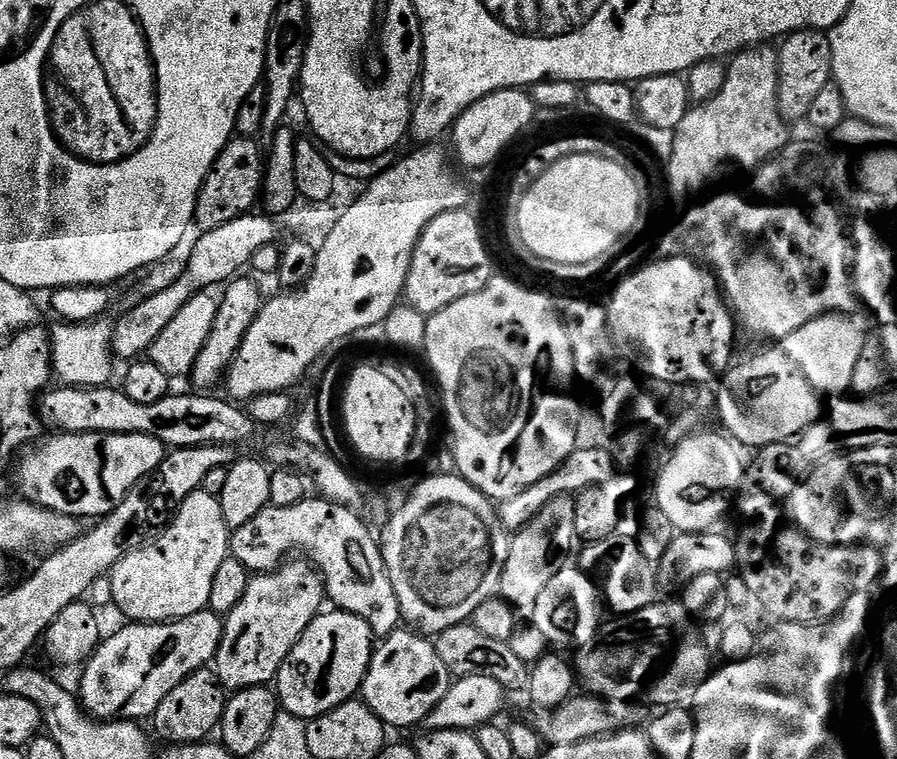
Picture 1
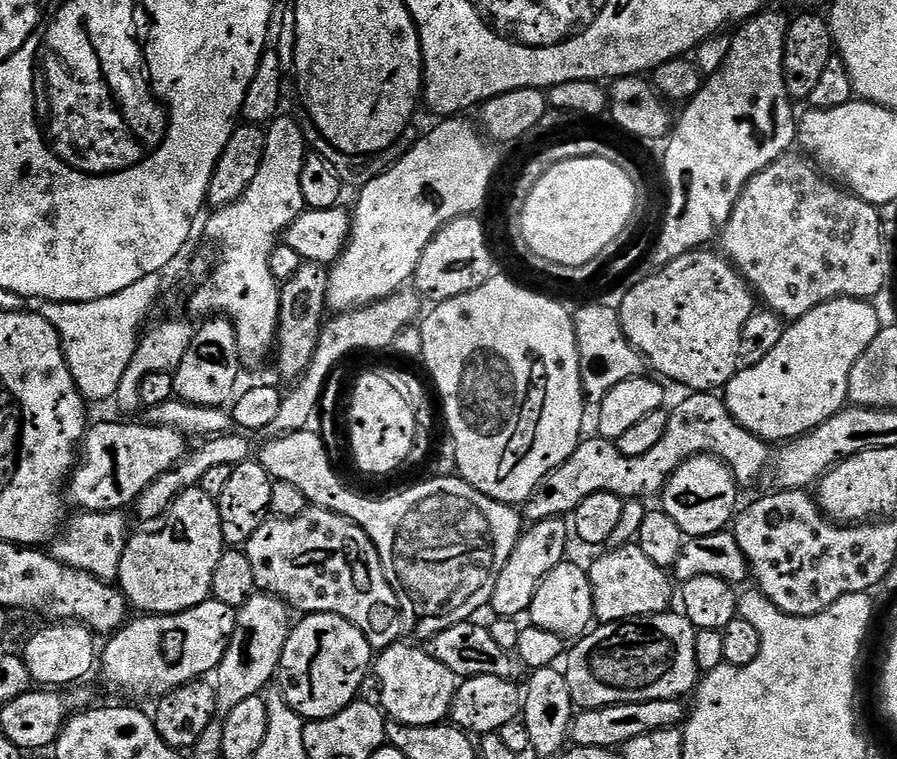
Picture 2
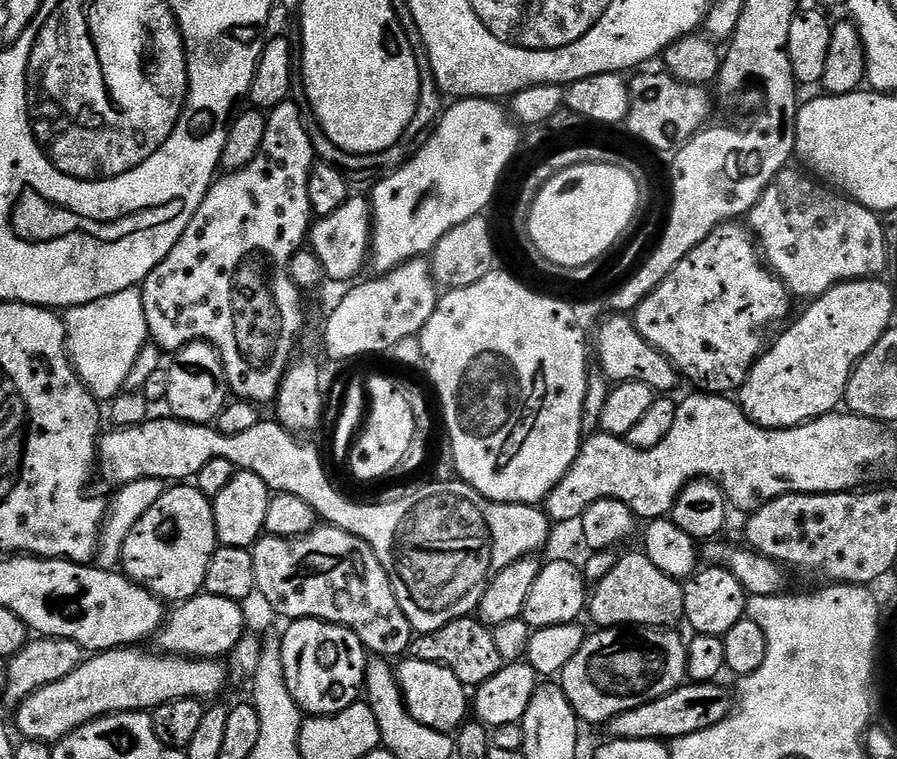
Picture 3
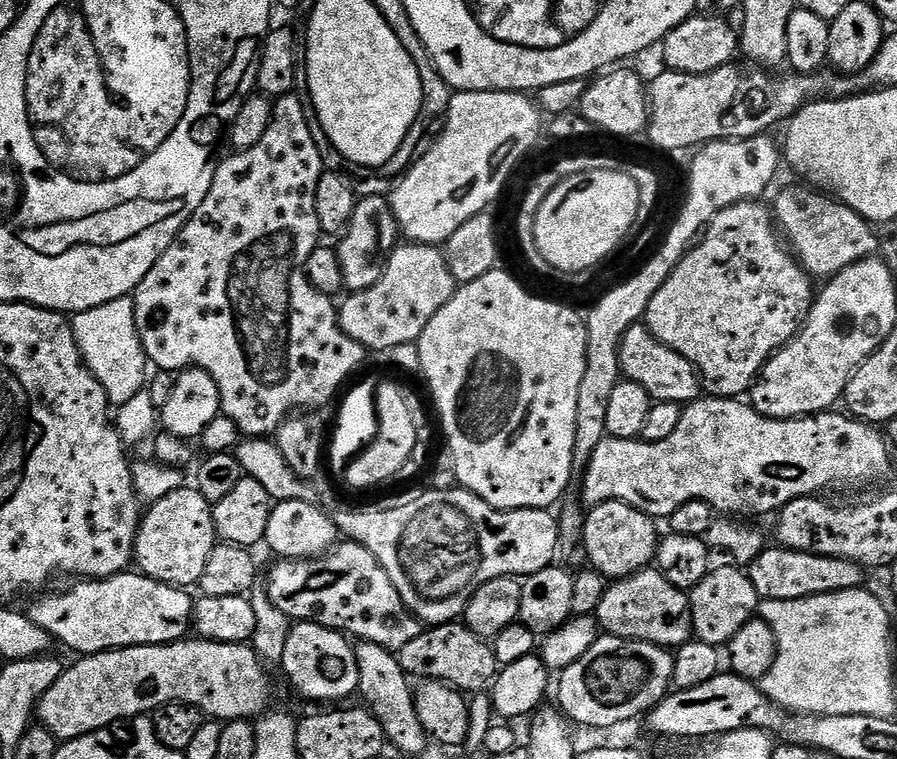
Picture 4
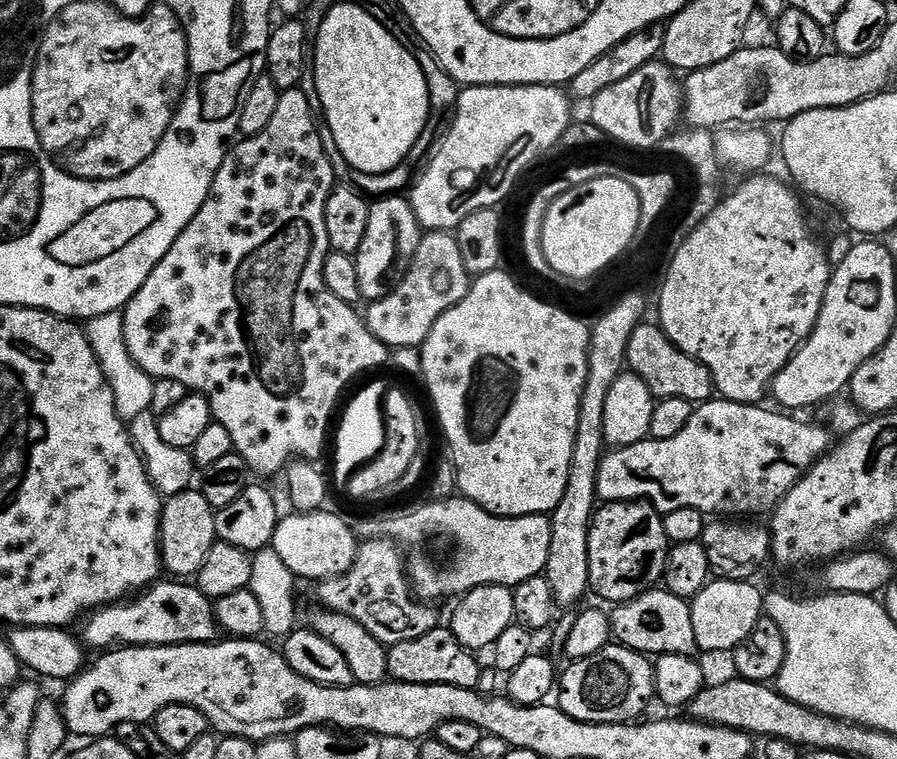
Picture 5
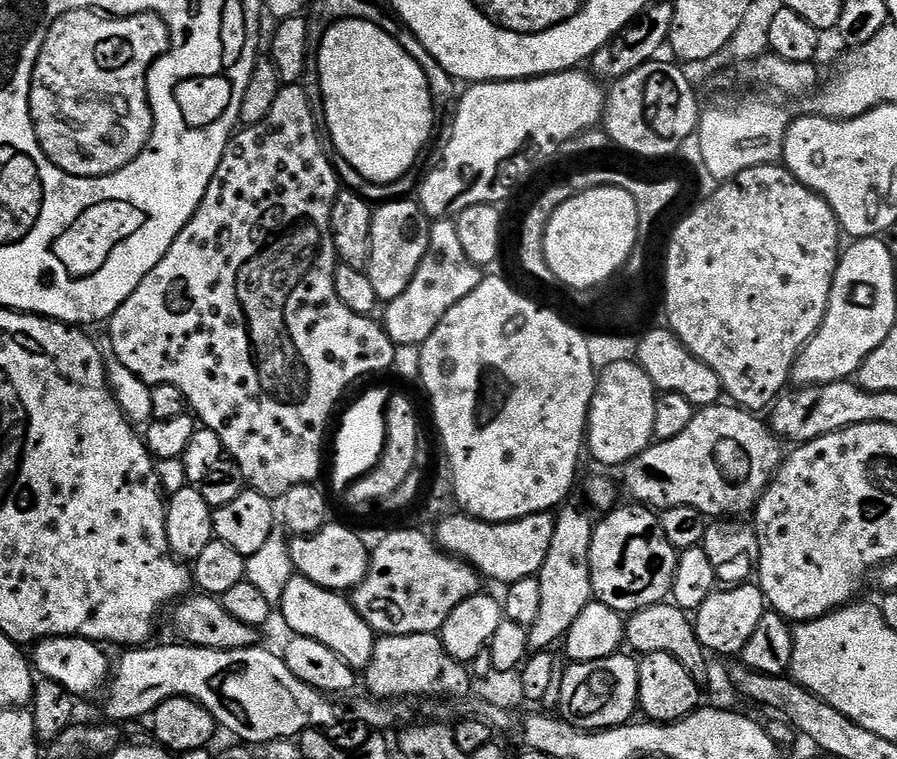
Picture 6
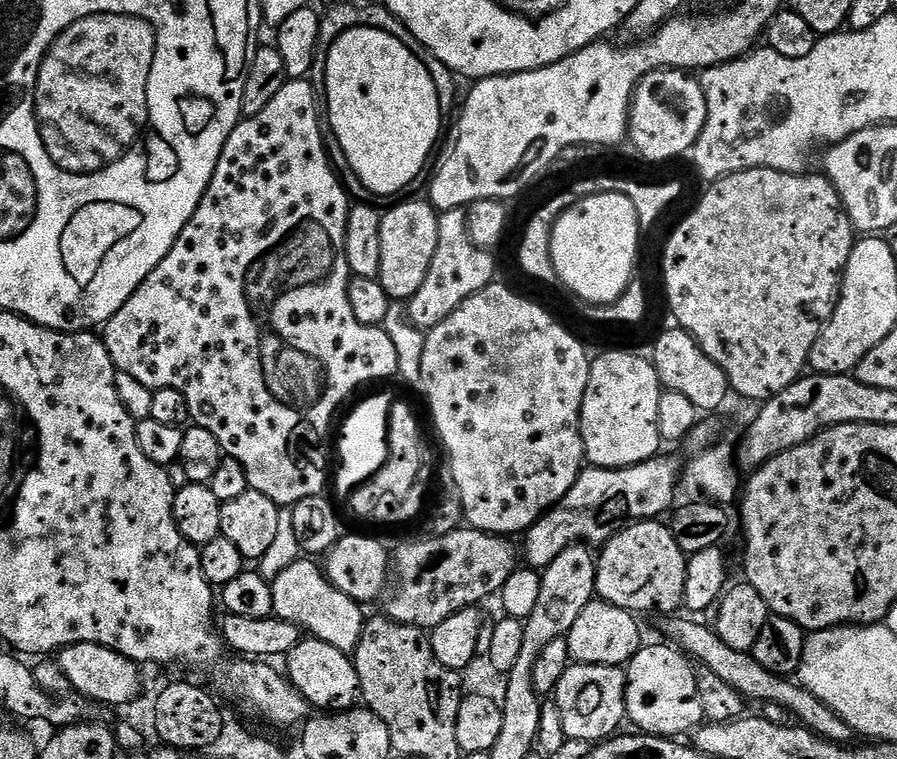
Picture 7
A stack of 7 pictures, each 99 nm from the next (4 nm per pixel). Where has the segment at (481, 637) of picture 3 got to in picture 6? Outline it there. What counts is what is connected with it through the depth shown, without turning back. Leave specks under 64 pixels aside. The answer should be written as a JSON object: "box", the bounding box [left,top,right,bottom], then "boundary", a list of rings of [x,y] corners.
{"box":[362,632,470,702],"boundary":[[[435,632],[380,636],[362,680],[368,683],[367,691],[377,700],[393,702],[407,701],[407,696],[449,696],[456,700],[470,692],[469,669],[446,652]]]}

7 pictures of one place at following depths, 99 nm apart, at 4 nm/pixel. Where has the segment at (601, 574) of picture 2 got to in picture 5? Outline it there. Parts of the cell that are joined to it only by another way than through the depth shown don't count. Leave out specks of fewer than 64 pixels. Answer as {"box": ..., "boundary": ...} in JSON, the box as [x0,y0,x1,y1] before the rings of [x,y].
{"box":[611,590,698,658],"boundary":[[[667,590],[643,592],[638,598],[627,600],[611,609],[612,635],[615,643],[642,652],[649,658],[666,654],[695,657],[698,649],[694,638],[694,618],[691,603]]]}

